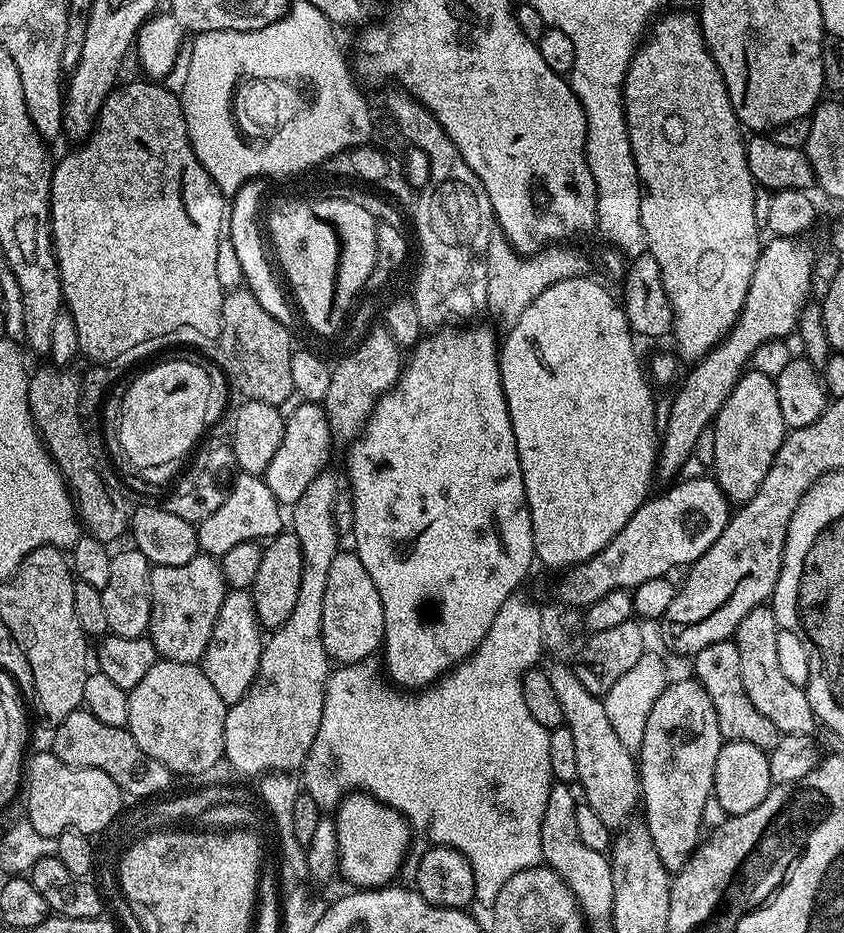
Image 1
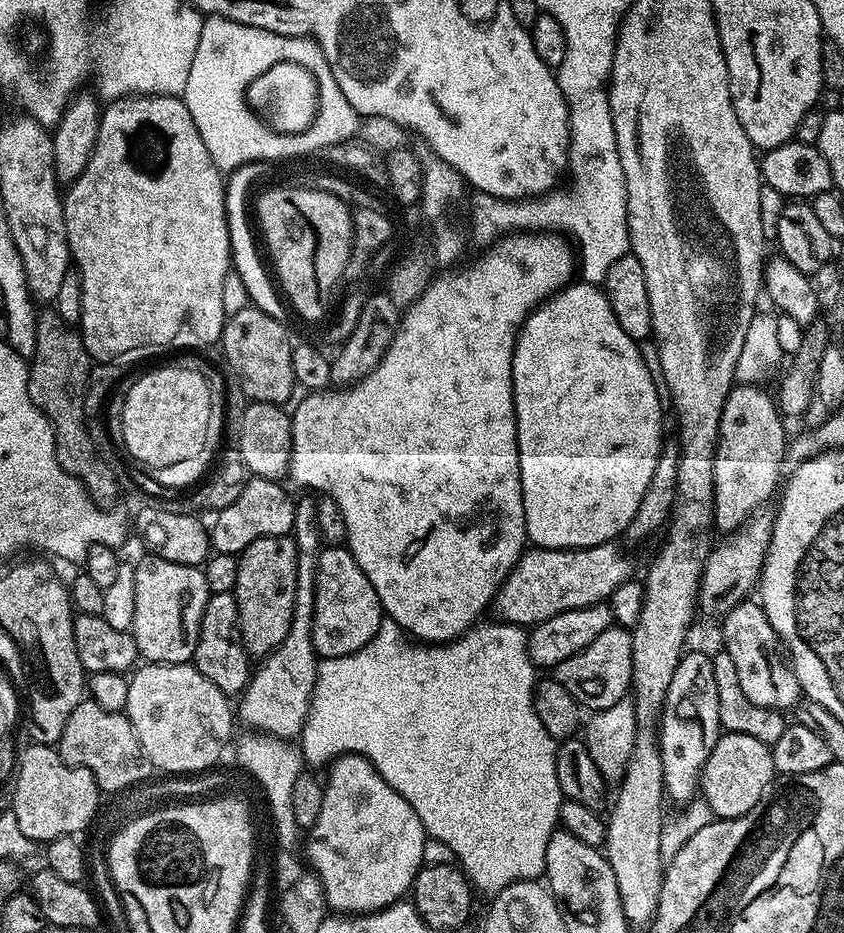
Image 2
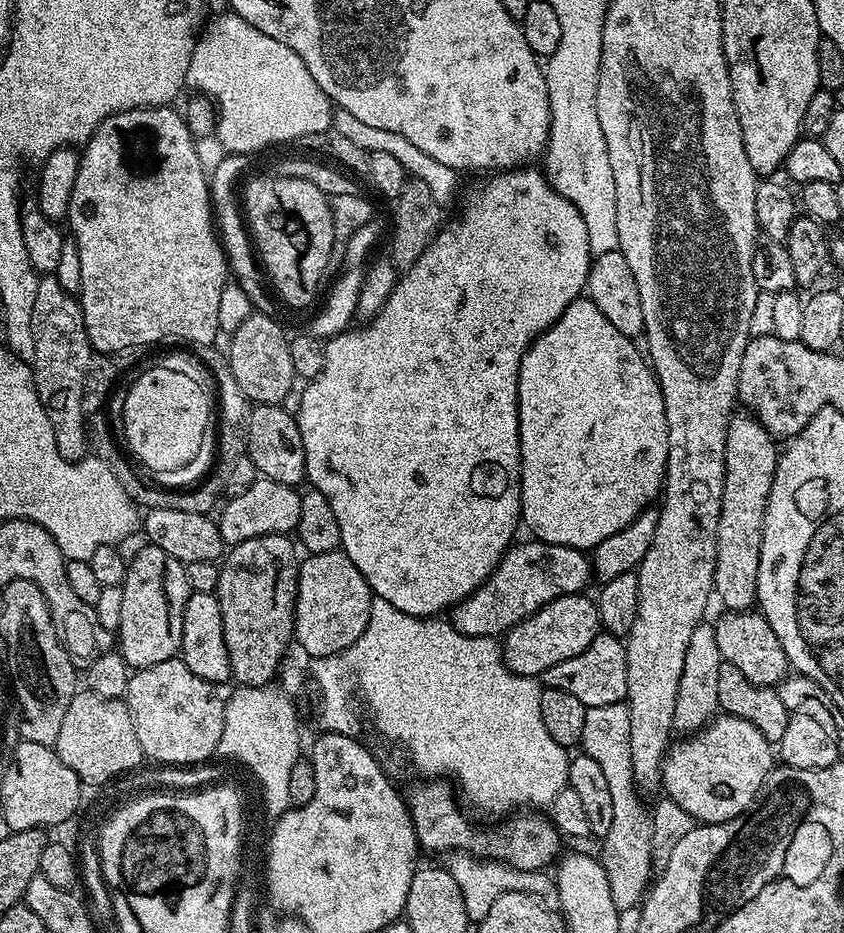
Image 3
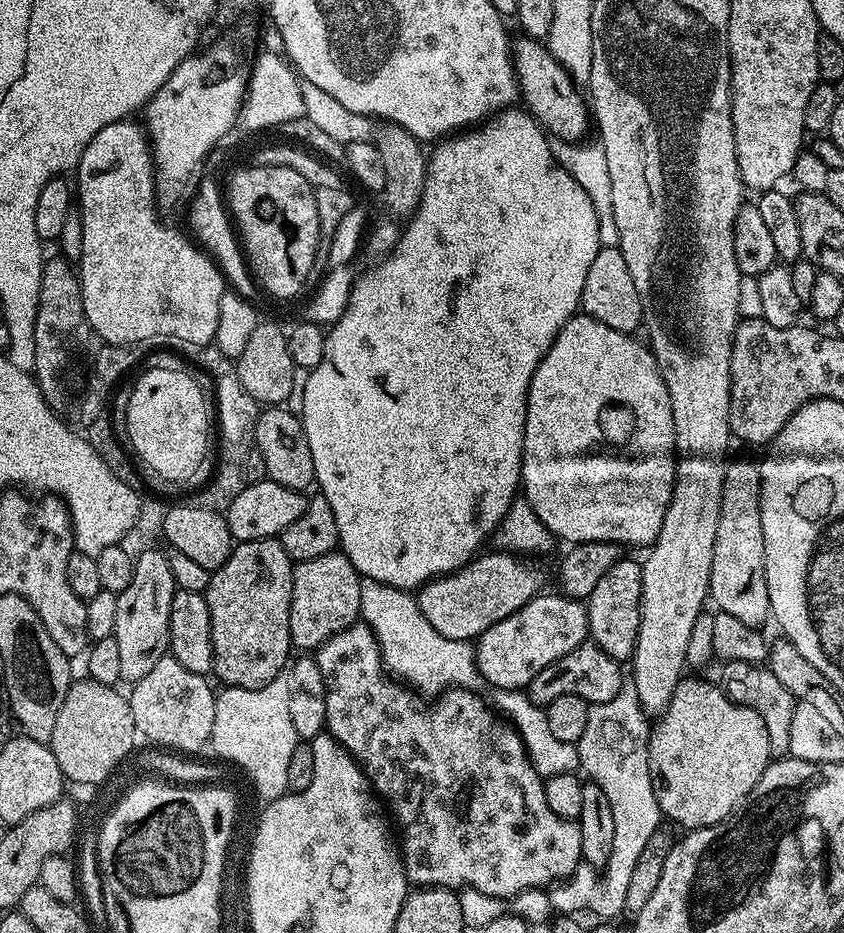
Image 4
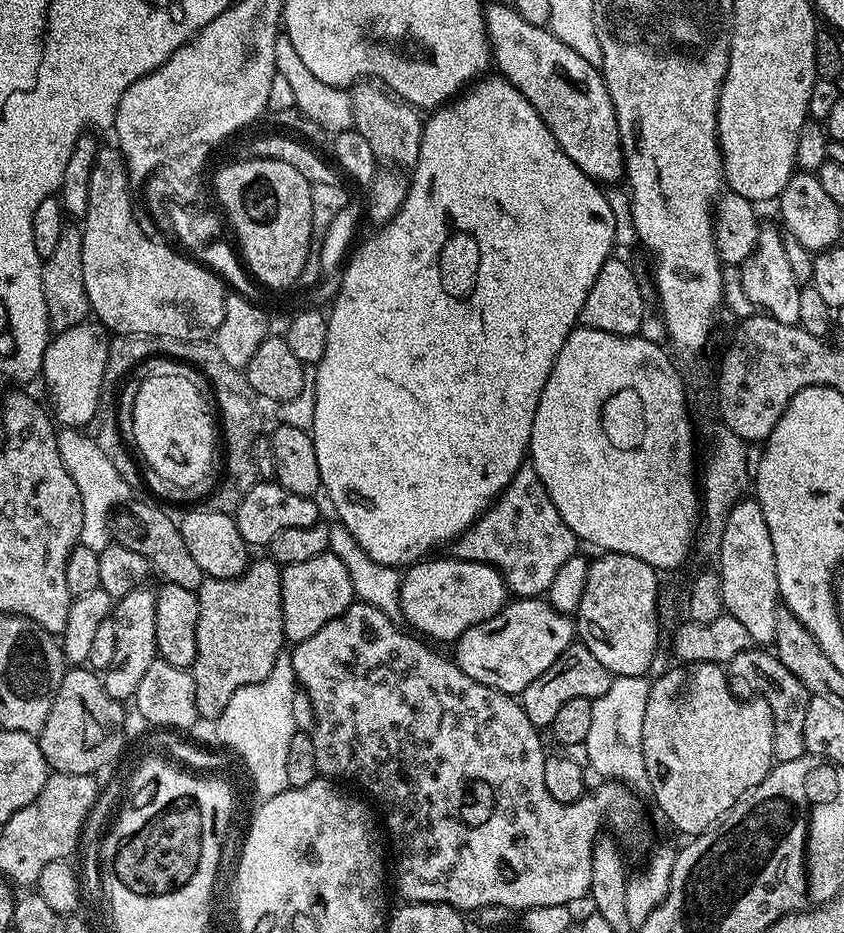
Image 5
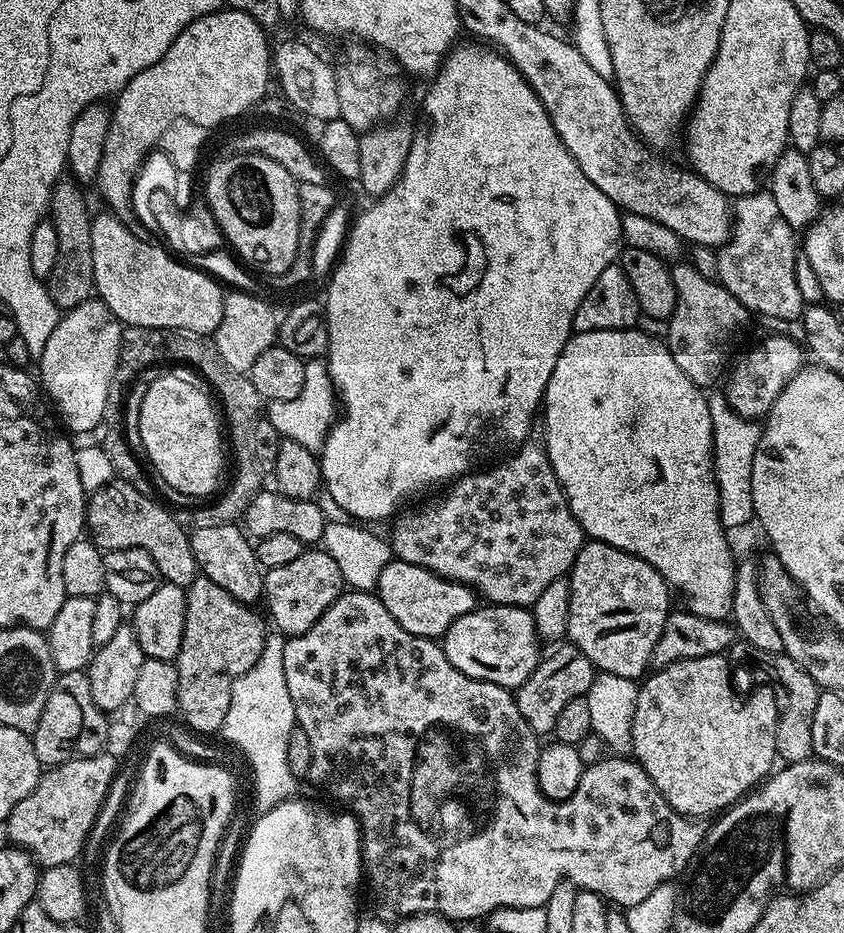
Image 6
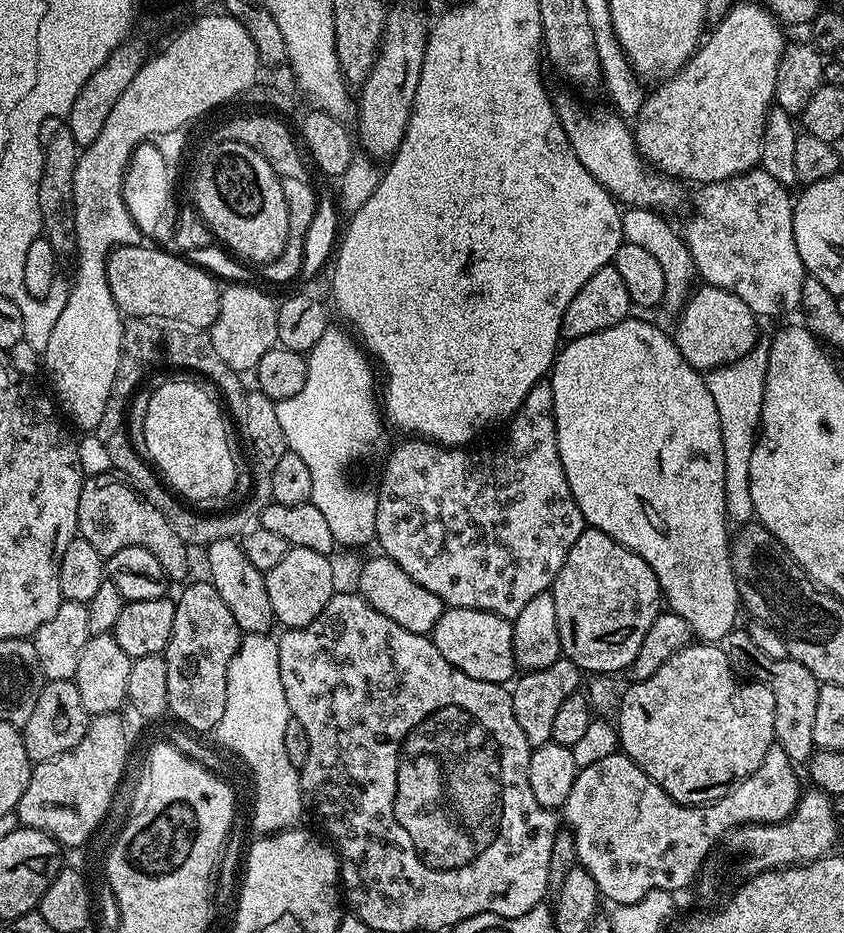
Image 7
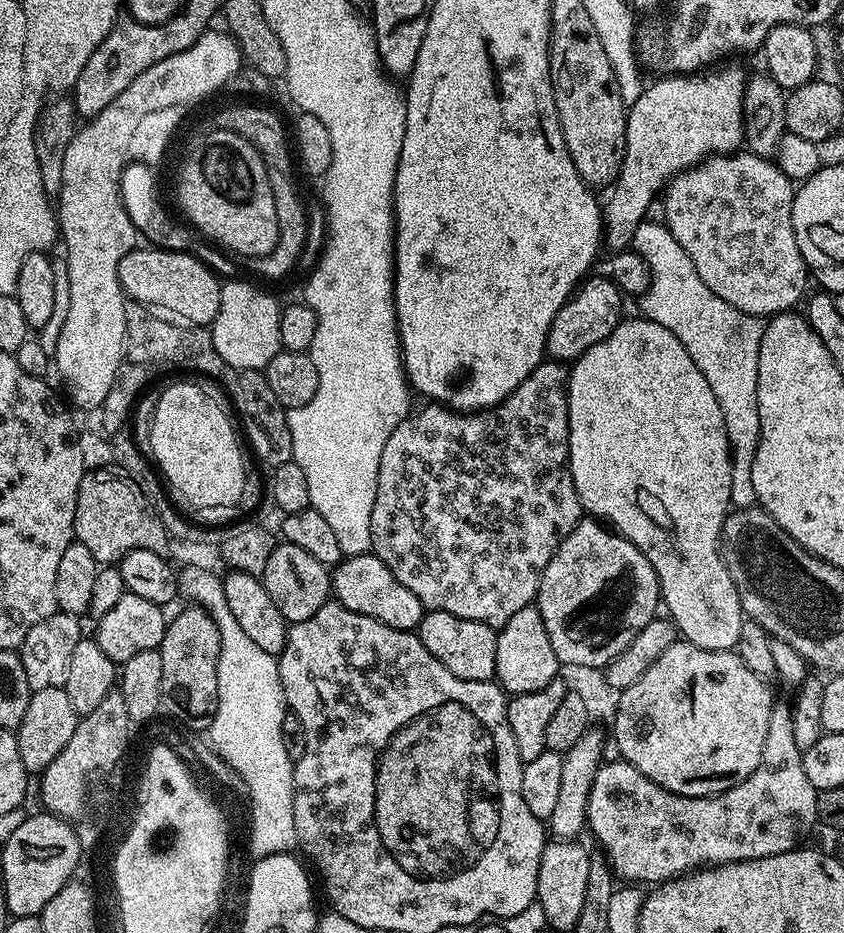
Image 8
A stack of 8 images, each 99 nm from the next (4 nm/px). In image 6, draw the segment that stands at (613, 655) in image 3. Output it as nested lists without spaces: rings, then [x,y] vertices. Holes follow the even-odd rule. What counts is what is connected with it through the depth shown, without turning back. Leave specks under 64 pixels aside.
[[[570,642],[561,643],[556,647],[560,646],[561,648],[554,649],[549,656],[547,653],[534,670],[534,674],[530,674],[530,678],[526,678],[526,682],[522,682],[522,686],[514,692],[518,710],[522,718],[526,718],[526,726],[530,726],[530,730],[540,738],[552,733],[554,722],[558,722],[558,713],[569,702],[587,695],[598,673],[590,658],[582,654],[582,650],[578,650]]]

